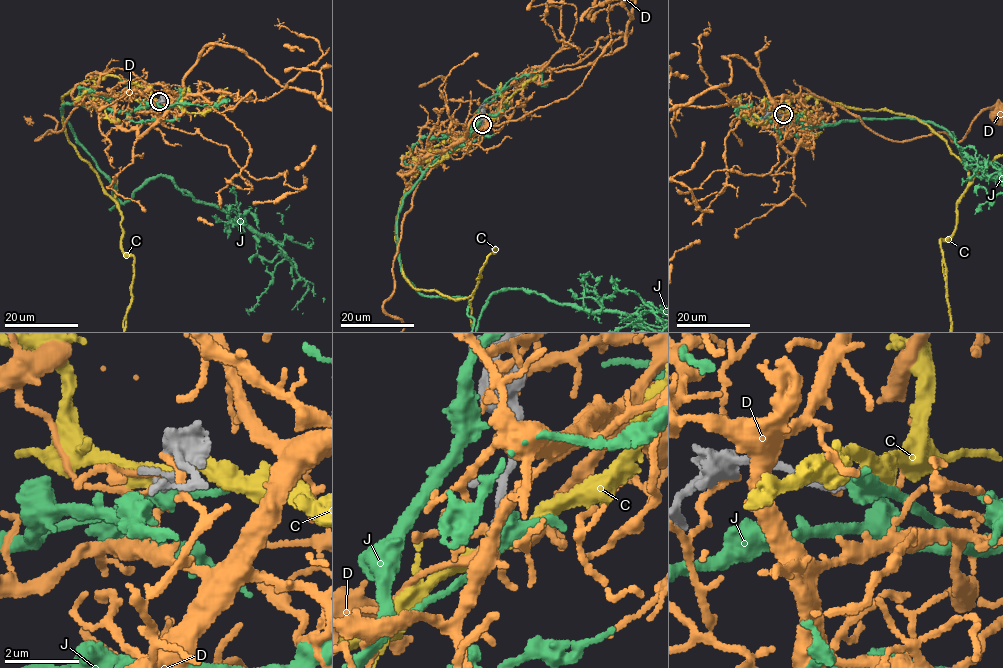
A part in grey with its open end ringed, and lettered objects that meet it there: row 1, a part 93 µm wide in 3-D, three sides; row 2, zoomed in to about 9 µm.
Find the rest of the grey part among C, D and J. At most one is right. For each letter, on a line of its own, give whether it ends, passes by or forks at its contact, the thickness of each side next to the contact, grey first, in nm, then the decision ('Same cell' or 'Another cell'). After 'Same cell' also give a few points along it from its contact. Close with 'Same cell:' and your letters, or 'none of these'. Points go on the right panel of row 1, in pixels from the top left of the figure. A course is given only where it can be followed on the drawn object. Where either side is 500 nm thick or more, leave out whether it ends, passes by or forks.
C: It passes by. Thickness 160 nm (grey) against 380 nm. Same cell
D: It passes by. Thickness 160 nm (grey) against 150 nm. Another cell
J: It passes by. Thickness 200 nm (grey) against 440 nm. Another cell
Same cell: C

